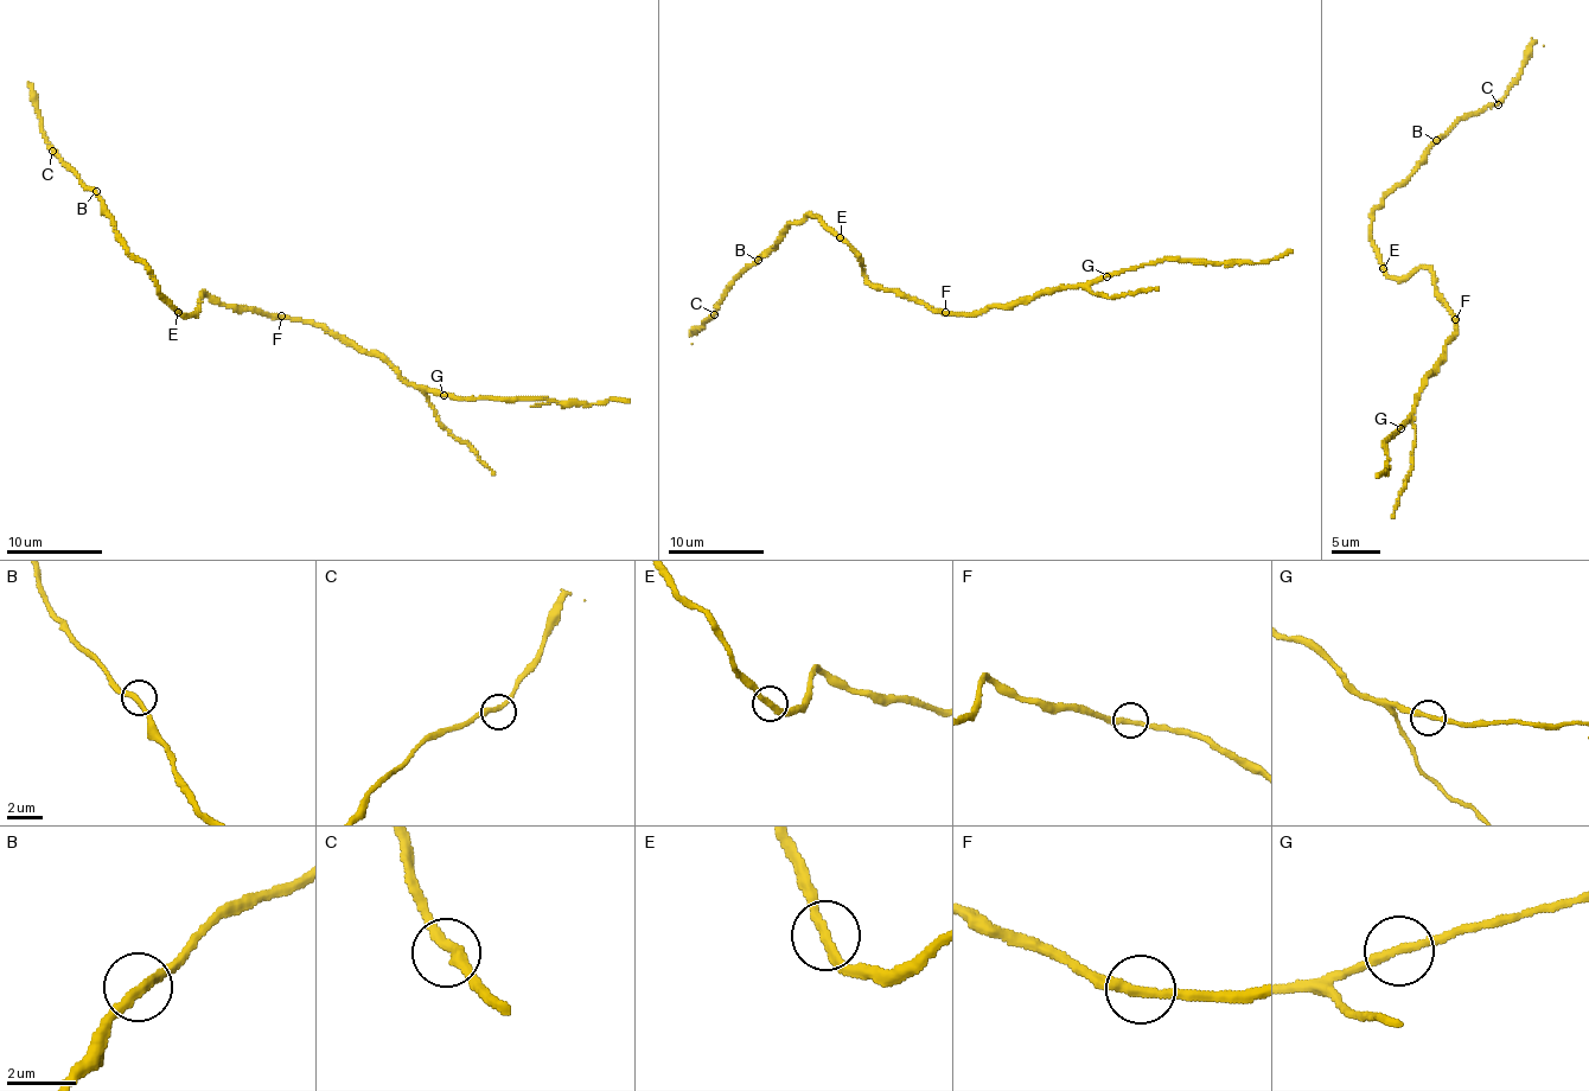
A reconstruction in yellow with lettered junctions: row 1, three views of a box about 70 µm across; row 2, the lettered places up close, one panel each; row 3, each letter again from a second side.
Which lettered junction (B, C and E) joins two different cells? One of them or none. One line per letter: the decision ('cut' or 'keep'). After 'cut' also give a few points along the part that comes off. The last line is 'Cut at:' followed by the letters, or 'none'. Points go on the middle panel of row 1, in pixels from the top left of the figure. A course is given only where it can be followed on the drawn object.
B: keep
C: keep
E: keep
Cut at: none

